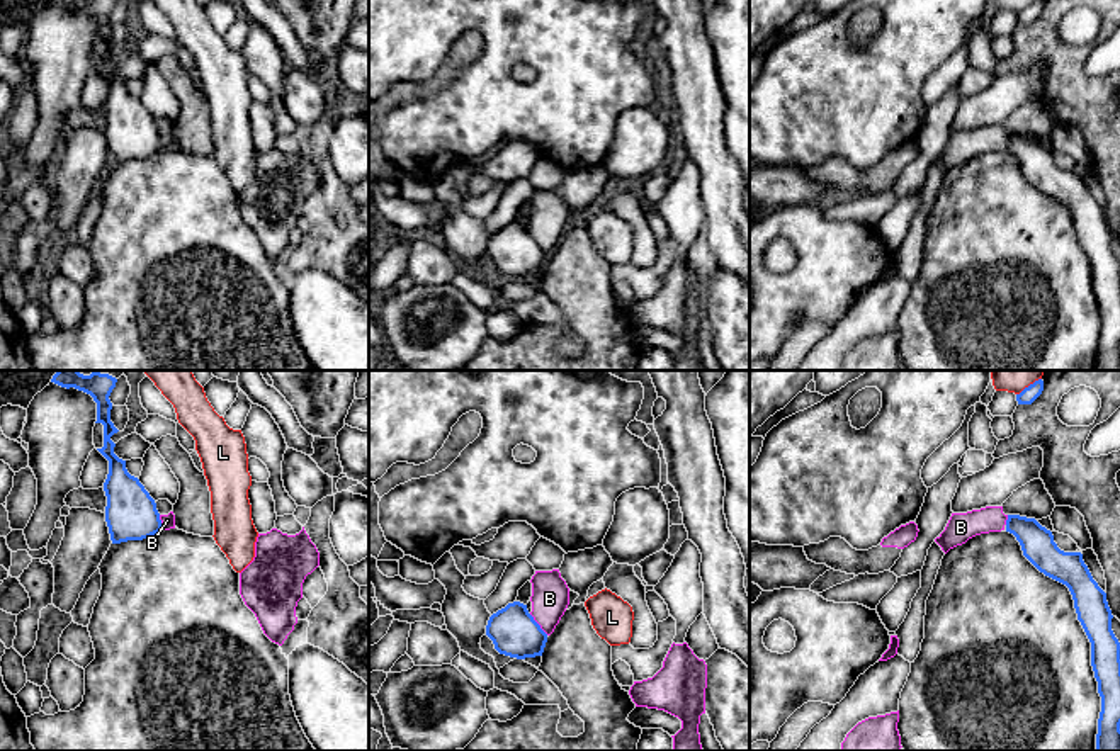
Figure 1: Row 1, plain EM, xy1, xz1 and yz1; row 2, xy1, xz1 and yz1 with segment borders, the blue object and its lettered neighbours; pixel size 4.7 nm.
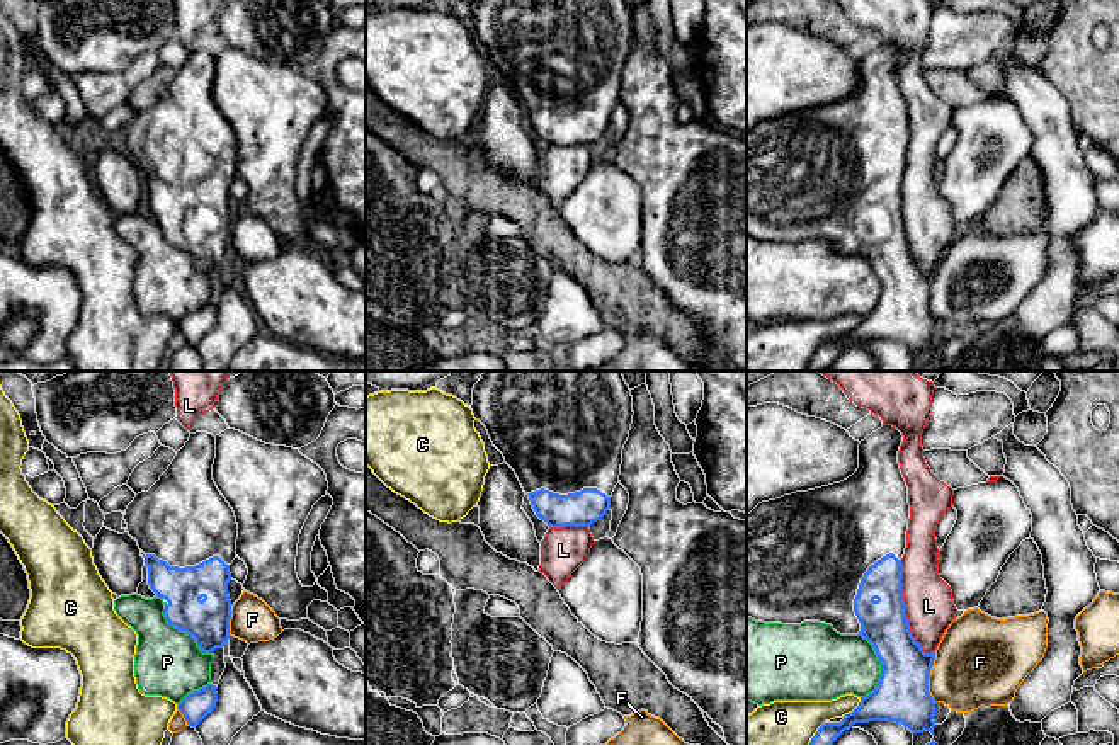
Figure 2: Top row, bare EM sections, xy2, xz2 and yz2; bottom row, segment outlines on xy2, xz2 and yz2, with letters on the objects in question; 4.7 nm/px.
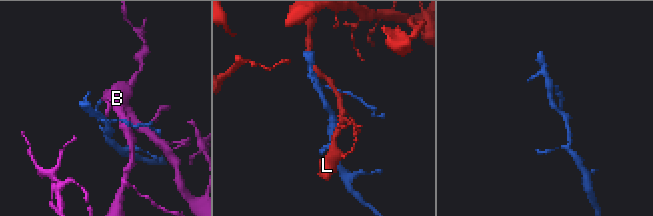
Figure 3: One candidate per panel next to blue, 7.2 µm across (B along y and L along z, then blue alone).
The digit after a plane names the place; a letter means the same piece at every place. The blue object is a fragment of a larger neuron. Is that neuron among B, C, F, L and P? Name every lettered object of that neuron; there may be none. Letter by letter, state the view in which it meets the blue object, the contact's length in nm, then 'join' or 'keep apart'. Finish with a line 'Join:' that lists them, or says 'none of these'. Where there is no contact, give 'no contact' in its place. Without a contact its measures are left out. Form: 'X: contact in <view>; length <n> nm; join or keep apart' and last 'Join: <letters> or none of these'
B: contact in xz1; length 140 nm; keep apart
C: contact in yz2; length 130 nm; keep apart
F: contact in yz2; length 240 nm; keep apart
L: contact in yz2; length 480 nm; keep apart
P: contact in yz2; length 320 nm; keep apart
Join: none of these

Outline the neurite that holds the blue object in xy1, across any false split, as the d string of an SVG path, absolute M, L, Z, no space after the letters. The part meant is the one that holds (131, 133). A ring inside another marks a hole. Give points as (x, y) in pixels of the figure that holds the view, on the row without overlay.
M51 0L61 7L75 7L97 22L97 41L104 44L104 66L97 68L109 80L109 93L104 102L107 116L105 141L112 163L143 160L163 150L155 119L138 97L126 88L126 80L114 73L110 59L119 49L110 41L112 22L109 19L117 0Z

